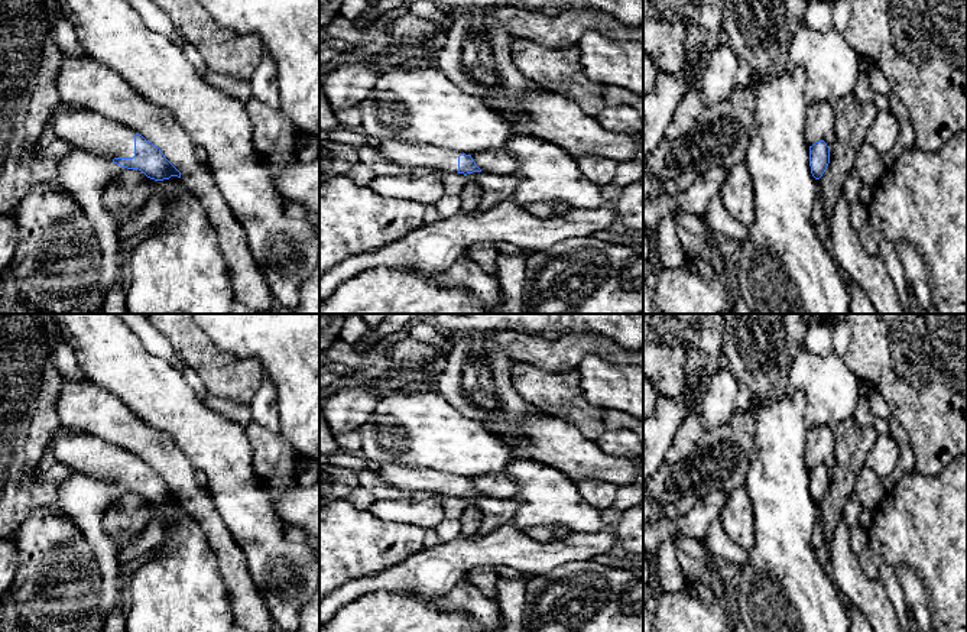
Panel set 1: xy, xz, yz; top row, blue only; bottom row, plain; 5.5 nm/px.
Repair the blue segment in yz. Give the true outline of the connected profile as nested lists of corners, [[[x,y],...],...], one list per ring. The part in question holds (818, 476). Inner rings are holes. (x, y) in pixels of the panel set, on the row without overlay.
[[[824,464],[809,470],[809,490],[815,503],[820,503],[830,487],[830,471]]]

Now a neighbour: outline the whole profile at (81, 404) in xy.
[[[64,379],[56,412],[62,425],[85,430],[126,448],[162,474],[181,496],[184,509],[194,516],[214,550],[236,623],[249,632],[272,632],[276,623],[243,551],[217,513],[211,496],[197,484],[197,470],[173,440],[143,422],[116,395],[91,380]]]

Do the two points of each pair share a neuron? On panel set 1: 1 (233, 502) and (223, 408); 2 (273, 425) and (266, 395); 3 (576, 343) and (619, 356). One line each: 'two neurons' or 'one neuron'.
1: two neurons
2: one neuron
3: one neuron

